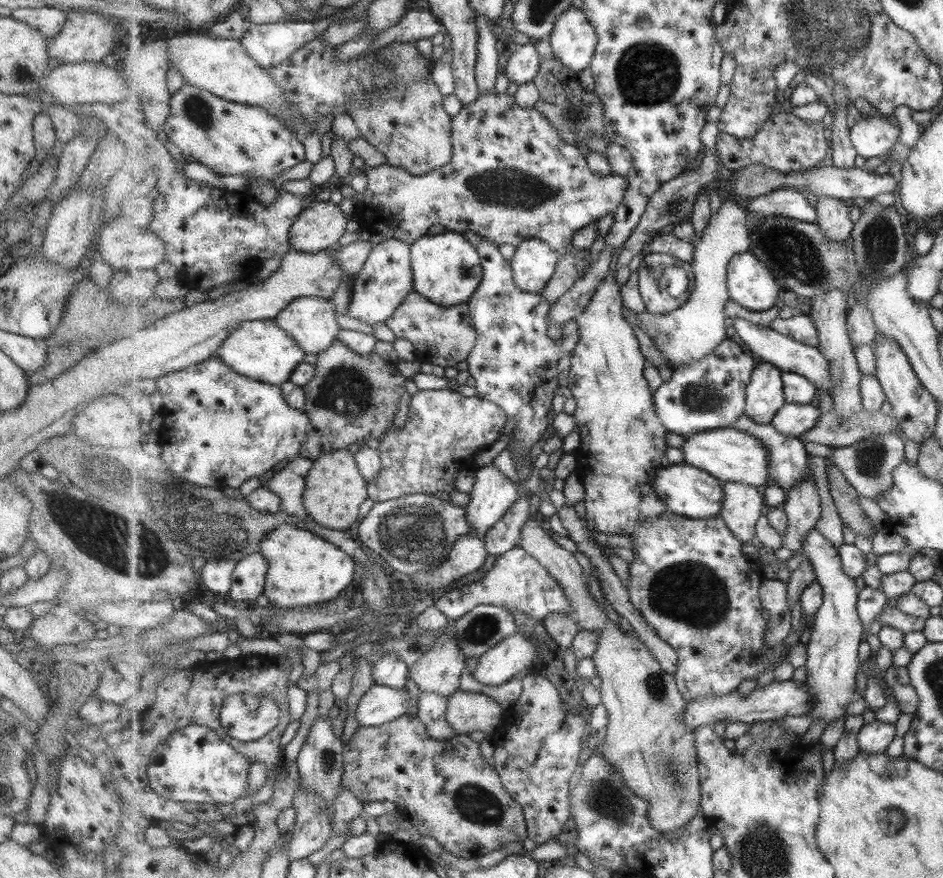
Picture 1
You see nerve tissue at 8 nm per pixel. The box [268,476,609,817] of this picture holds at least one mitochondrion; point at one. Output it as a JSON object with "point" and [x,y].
{"point":[416,534]}

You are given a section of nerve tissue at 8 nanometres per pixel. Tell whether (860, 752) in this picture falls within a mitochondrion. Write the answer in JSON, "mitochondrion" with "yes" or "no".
{"mitochondrion":"no"}

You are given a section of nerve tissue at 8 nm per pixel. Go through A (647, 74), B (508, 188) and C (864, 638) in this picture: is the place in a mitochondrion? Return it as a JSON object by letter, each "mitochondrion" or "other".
{"A":"mitochondrion","B":"mitochondrion","C":"other"}

